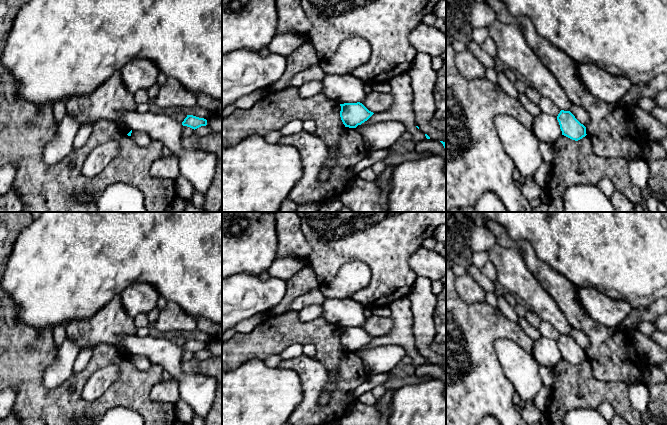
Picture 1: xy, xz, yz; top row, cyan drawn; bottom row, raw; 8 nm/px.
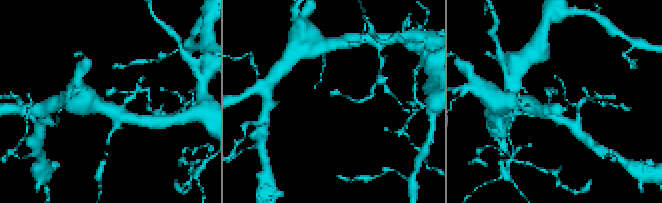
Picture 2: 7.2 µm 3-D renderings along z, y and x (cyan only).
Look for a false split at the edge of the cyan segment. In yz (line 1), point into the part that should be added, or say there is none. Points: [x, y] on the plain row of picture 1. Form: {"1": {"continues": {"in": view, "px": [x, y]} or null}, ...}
{"1": {"continues": null}}

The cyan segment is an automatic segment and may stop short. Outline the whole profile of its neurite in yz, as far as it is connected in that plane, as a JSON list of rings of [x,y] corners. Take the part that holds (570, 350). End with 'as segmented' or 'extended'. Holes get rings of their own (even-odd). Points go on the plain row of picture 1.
[[[561,334],[557,344],[562,355],[562,359],[578,365],[585,361],[586,351],[581,348],[570,335]]] | as segmented

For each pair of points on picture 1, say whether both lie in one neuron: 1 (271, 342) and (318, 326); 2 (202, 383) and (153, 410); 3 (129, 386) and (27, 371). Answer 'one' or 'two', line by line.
1: one
2: two
3: one

